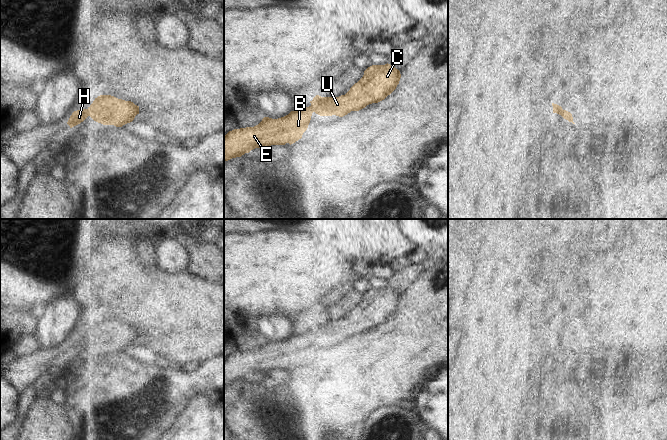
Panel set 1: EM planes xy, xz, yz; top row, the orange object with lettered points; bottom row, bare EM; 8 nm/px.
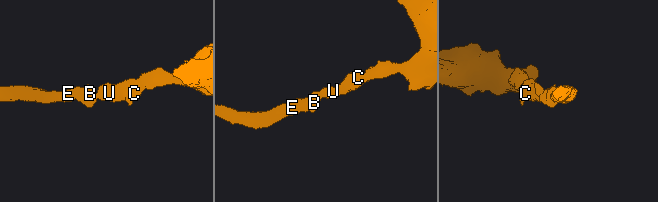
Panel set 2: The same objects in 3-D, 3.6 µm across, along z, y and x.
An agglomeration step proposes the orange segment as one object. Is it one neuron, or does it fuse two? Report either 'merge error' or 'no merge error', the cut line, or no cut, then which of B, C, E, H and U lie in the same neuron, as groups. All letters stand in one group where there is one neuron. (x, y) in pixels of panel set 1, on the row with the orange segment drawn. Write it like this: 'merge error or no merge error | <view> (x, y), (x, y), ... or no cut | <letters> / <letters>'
no merge error | no cut | B C E H U

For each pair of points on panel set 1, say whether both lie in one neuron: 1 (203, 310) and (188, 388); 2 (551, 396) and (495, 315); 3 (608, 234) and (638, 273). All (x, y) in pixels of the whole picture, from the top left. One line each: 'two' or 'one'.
1: two
2: two
3: two

